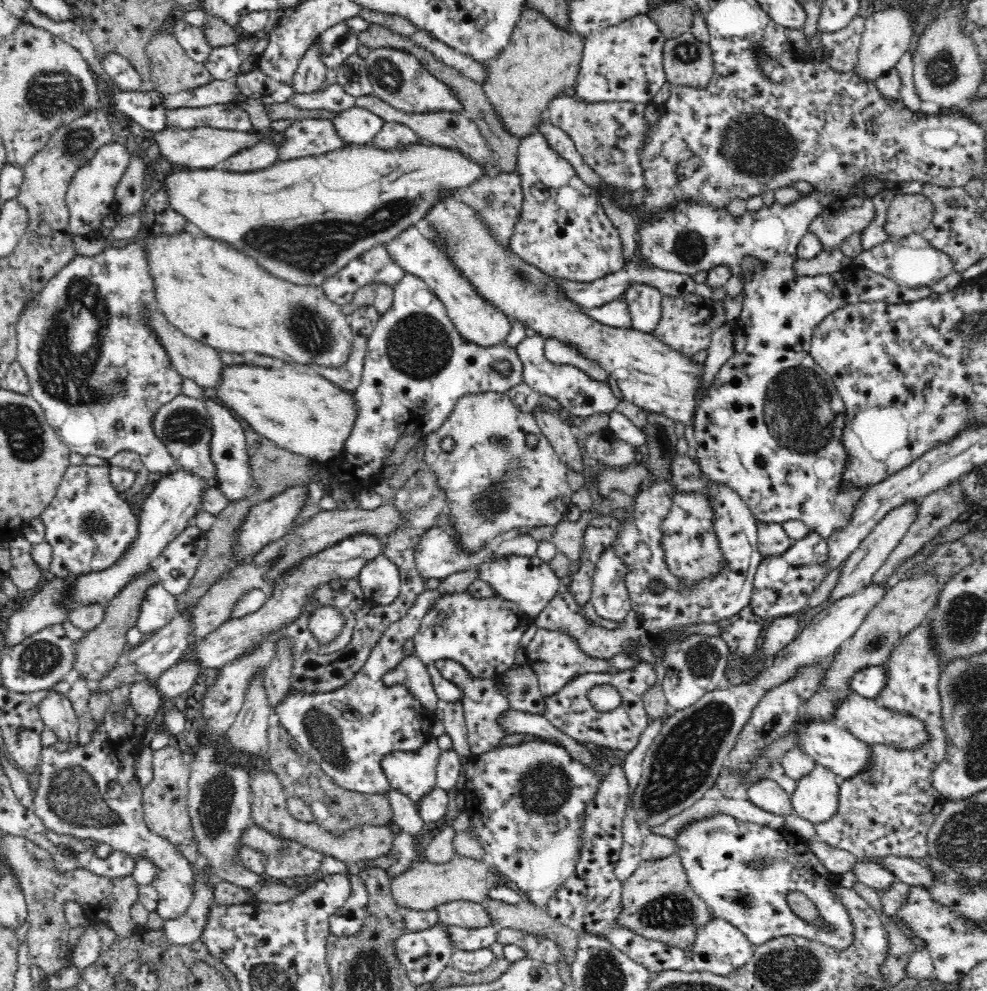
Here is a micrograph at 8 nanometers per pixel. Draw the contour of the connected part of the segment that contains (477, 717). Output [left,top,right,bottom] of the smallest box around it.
[436,660,511,756]

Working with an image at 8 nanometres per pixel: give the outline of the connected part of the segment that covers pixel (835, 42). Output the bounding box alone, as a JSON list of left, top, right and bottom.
[822,15,865,72]

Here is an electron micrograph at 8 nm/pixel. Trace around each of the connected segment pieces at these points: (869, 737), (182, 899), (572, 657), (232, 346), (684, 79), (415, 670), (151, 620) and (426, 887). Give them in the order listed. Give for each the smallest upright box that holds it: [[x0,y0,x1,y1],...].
[[836,693,930,752],[32,702,197,920],[525,628,608,697],[145,232,353,368],[663,32,713,88],[383,655,438,712],[137,584,176,636],[391,856,508,910]]

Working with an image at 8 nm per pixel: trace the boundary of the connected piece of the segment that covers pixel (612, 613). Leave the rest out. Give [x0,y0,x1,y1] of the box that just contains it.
[591,546,630,623]

